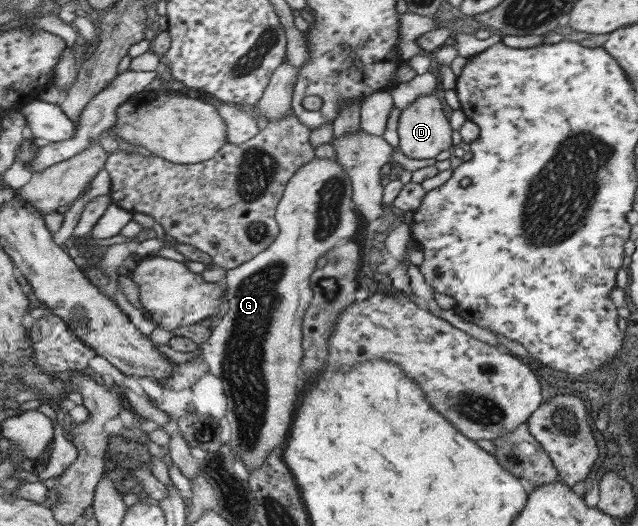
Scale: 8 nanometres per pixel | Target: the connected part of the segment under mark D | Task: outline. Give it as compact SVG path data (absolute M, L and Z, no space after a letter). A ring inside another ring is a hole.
M434 94L417 96L414 101L406 105L406 109L399 114L397 124L398 148L399 151L410 159L434 159L434 156L442 150L451 146L448 120L444 116L440 101Z

